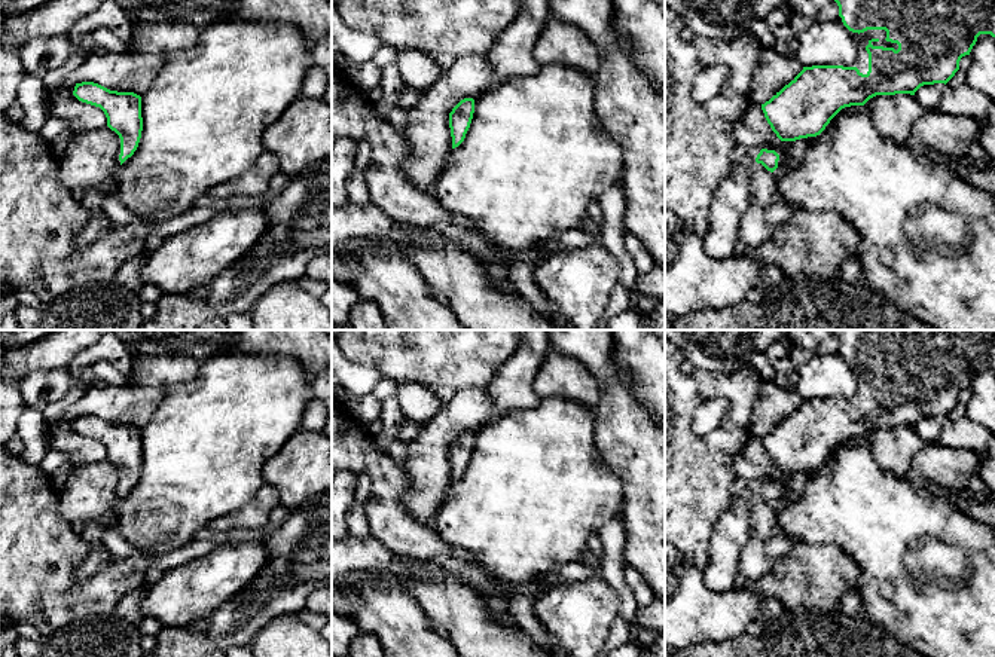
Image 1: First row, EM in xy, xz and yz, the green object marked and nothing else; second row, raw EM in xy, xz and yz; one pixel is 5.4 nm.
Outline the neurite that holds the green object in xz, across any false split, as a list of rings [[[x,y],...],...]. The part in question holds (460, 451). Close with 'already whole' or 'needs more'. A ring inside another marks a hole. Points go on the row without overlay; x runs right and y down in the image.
[[[473,431],[461,433],[449,446],[452,482],[458,480],[464,474],[473,452],[473,446],[474,446]]]; already whole

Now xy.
[[[94,415],[76,416],[73,428],[104,444],[107,459],[120,471],[119,493],[122,498],[134,488],[141,471],[141,430],[134,425],[110,424]]]; already whole

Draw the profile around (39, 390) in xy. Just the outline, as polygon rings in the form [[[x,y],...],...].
[[[67,369],[33,372],[19,382],[25,406],[40,412],[67,395],[70,373]]]

